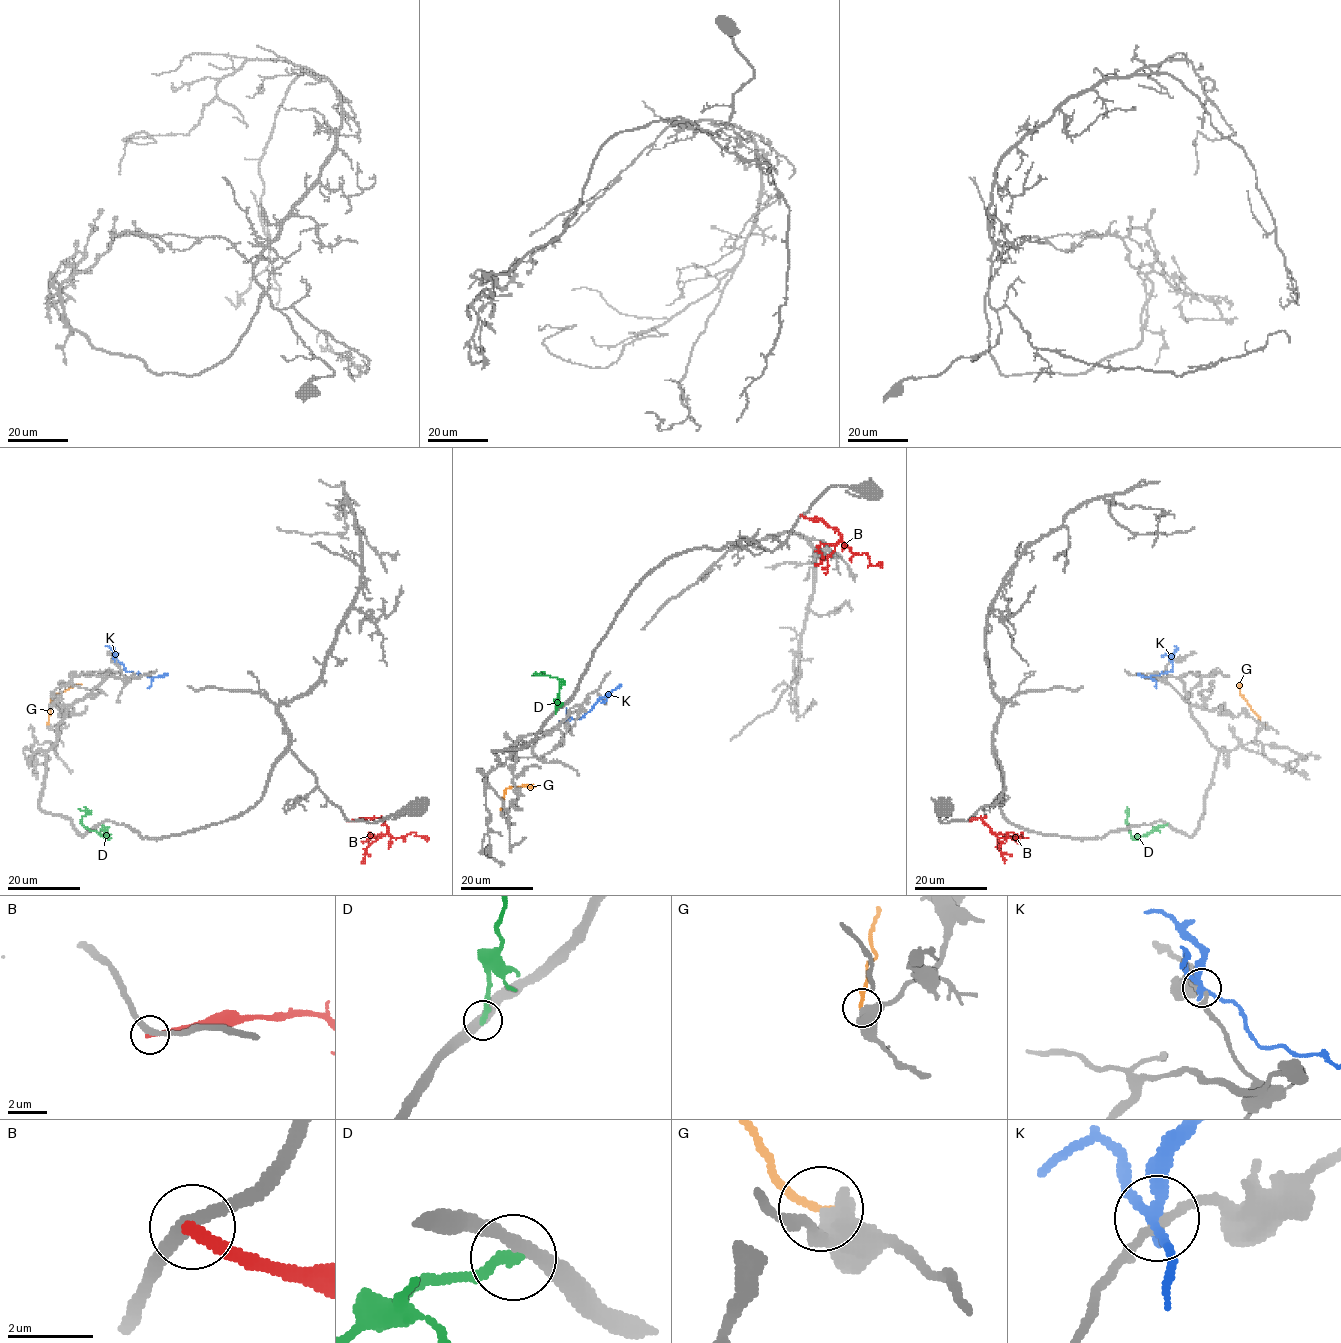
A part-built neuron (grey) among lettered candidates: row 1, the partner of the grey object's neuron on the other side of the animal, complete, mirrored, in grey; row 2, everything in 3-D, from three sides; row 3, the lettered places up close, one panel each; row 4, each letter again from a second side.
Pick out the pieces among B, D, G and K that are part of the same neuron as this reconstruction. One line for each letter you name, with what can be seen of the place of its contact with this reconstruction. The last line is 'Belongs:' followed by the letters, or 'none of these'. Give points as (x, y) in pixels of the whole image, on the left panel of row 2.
Belongs: none of these

